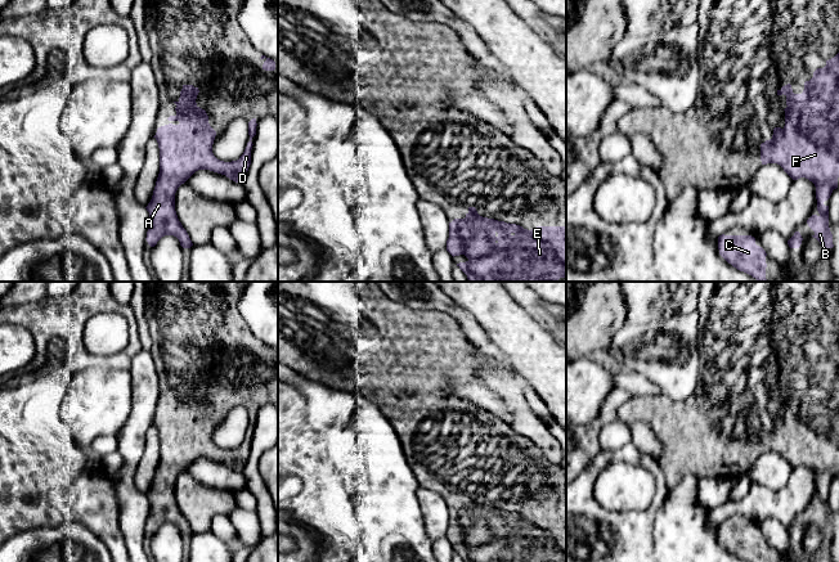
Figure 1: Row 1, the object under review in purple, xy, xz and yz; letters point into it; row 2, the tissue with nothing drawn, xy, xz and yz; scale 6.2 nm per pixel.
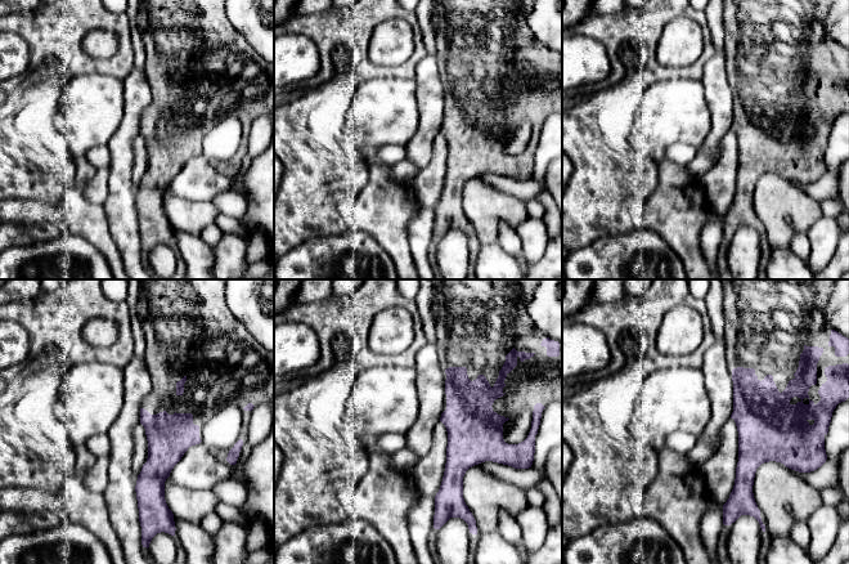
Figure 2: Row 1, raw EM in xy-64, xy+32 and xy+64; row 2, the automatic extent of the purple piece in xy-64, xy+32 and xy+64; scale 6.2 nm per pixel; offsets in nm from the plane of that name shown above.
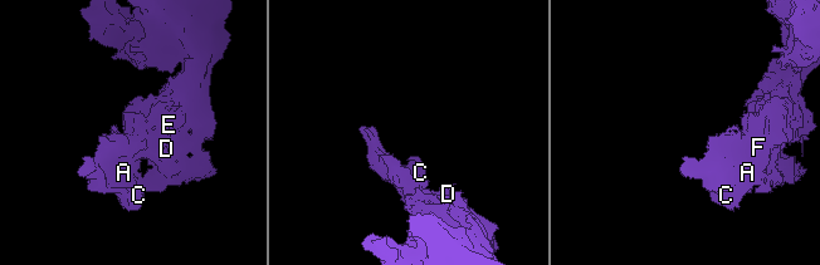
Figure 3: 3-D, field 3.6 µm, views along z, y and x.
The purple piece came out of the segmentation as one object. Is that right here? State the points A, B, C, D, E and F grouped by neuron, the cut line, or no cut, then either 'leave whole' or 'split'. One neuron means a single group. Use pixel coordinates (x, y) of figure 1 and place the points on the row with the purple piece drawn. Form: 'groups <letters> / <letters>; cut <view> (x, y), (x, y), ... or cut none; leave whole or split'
groups A B C D E F; cut none; leave whole

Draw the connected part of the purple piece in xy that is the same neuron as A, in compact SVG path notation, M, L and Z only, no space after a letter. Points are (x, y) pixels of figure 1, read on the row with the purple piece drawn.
M183 85L176 104L176 114L169 125L157 129L153 136L160 148L160 174L148 206L149 228L147 242L154 247L165 235L174 235L183 248L193 246L175 211L175 193L196 171L210 170L242 183L251 165L252 138L256 135L256 118L248 122L250 141L243 154L232 162L217 159L212 153L216 131L208 123L205 109L196 103L199 90Z

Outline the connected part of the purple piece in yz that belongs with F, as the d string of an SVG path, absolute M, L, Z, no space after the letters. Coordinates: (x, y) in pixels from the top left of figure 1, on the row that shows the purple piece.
M839 53L826 60L824 68L817 68L813 77L804 82L802 94L794 94L788 84L777 90L777 95L786 96L785 126L775 127L770 140L761 144L762 165L777 163L793 179L806 177L816 186L817 215L812 215L807 224L815 231L812 235L822 247L833 248L833 234L829 228L827 201L838 188L839 177Z

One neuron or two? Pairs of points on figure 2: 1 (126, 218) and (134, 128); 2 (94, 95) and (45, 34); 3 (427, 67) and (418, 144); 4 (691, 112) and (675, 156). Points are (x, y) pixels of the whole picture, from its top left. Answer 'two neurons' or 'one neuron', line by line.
1: one neuron
2: two neurons
3: one neuron
4: two neurons

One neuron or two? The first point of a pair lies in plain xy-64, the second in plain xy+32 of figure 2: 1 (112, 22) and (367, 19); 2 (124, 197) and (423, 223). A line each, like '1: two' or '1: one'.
1: one
2: one

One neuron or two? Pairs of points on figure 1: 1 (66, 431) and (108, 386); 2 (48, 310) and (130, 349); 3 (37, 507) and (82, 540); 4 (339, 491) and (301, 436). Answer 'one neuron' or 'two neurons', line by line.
1: one neuron
2: one neuron
3: two neurons
4: one neuron

